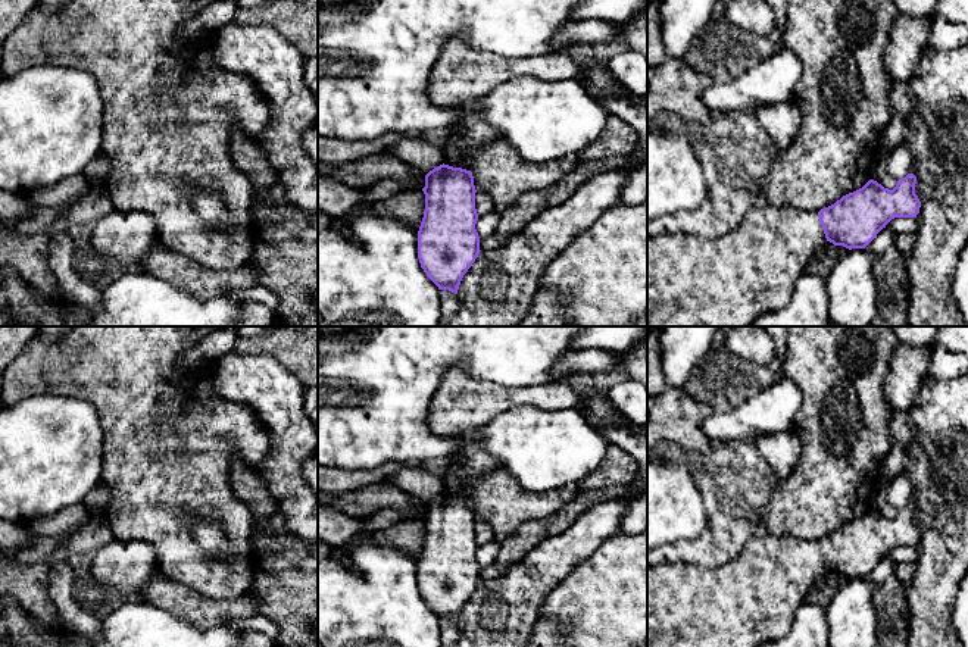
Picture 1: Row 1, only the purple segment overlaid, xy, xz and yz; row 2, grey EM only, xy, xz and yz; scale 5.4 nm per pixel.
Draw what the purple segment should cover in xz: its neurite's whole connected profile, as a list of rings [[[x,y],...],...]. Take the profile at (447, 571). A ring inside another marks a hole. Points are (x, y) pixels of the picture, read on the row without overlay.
[[[440,494],[425,504],[425,540],[418,560],[418,588],[427,606],[438,616],[458,623],[460,610],[480,584],[475,559],[475,515],[471,500]]]

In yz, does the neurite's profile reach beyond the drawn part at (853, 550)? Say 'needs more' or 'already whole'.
needs more

